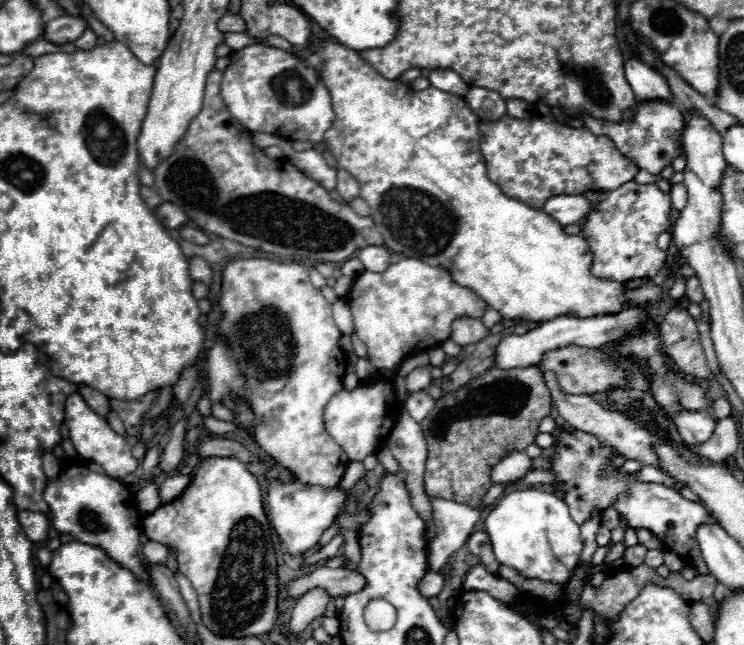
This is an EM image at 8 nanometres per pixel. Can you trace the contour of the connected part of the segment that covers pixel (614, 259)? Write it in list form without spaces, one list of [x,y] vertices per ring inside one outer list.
[[[623,184],[615,192],[587,192],[595,210],[583,224],[583,236],[593,252],[593,274],[605,280],[627,282],[631,278],[655,278],[665,264],[665,254],[657,246],[661,232],[671,228],[671,198],[657,184]]]

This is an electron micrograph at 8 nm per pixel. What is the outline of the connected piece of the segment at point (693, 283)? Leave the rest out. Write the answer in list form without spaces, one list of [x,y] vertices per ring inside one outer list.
[[[689,276],[687,278],[687,292],[685,292],[685,300],[679,302],[681,308],[687,306],[687,302],[701,302],[703,300],[703,292],[701,292],[701,286],[699,286],[699,278],[697,276]]]

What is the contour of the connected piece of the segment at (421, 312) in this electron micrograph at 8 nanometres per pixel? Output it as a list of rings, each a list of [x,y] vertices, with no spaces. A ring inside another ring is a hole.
[[[403,258],[385,272],[361,272],[345,296],[355,316],[355,334],[369,348],[371,364],[381,370],[395,366],[411,352],[421,350],[421,342],[431,338],[431,348],[449,338],[455,318],[481,318],[487,304],[469,288],[453,282],[443,266],[429,266],[415,258]]]

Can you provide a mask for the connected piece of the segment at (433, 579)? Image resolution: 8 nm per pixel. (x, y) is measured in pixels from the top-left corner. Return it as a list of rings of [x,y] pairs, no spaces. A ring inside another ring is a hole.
[[[429,570],[429,572],[419,580],[417,590],[419,590],[421,596],[425,596],[425,598],[433,598],[433,596],[437,596],[437,594],[441,592],[443,584],[445,584],[443,574],[441,574],[441,572],[431,572],[431,570]]]

